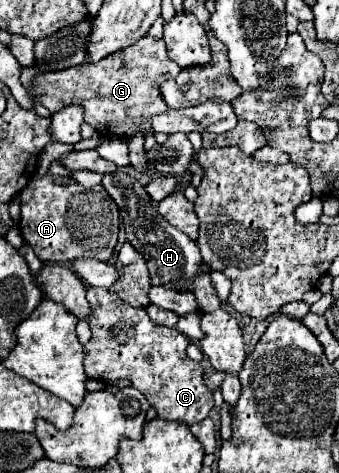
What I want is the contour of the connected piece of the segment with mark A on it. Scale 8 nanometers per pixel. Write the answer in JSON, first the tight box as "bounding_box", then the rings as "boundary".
{"bounding_box":[19,176,119,264],"boundary":[[[45,176],[33,180],[19,198],[19,230],[41,262],[55,260],[71,264],[81,258],[107,262],[111,258],[119,232],[119,208],[101,184],[83,188],[67,176]]]}

